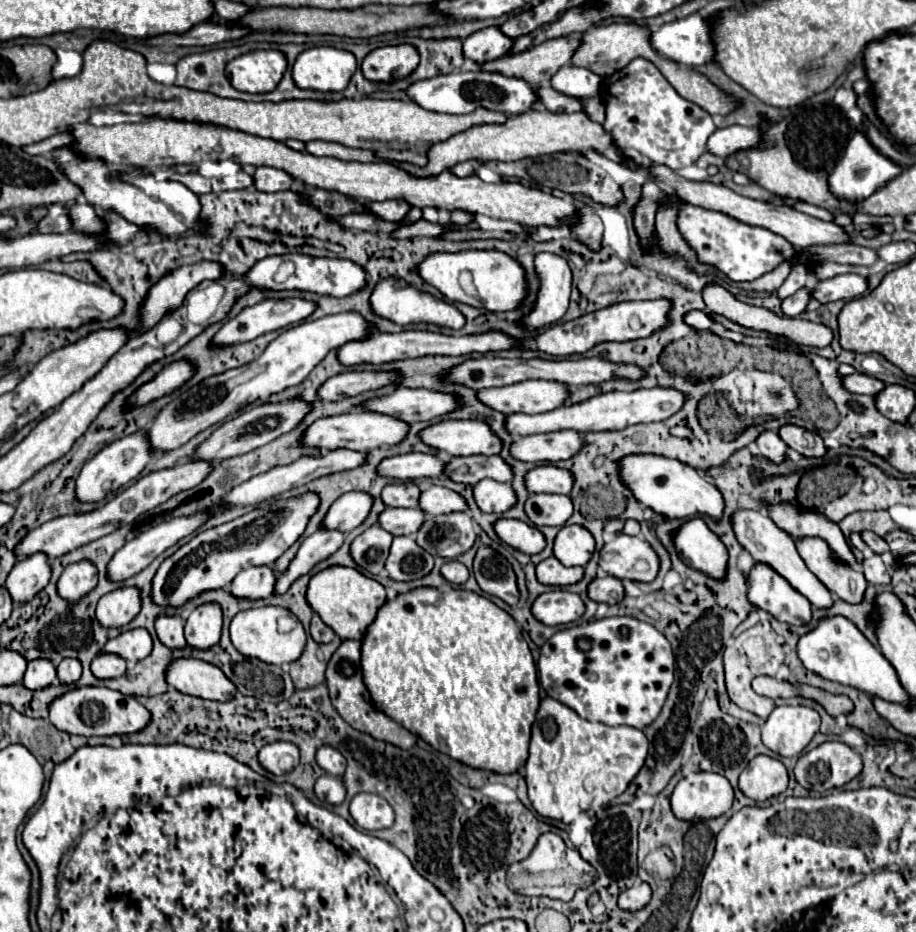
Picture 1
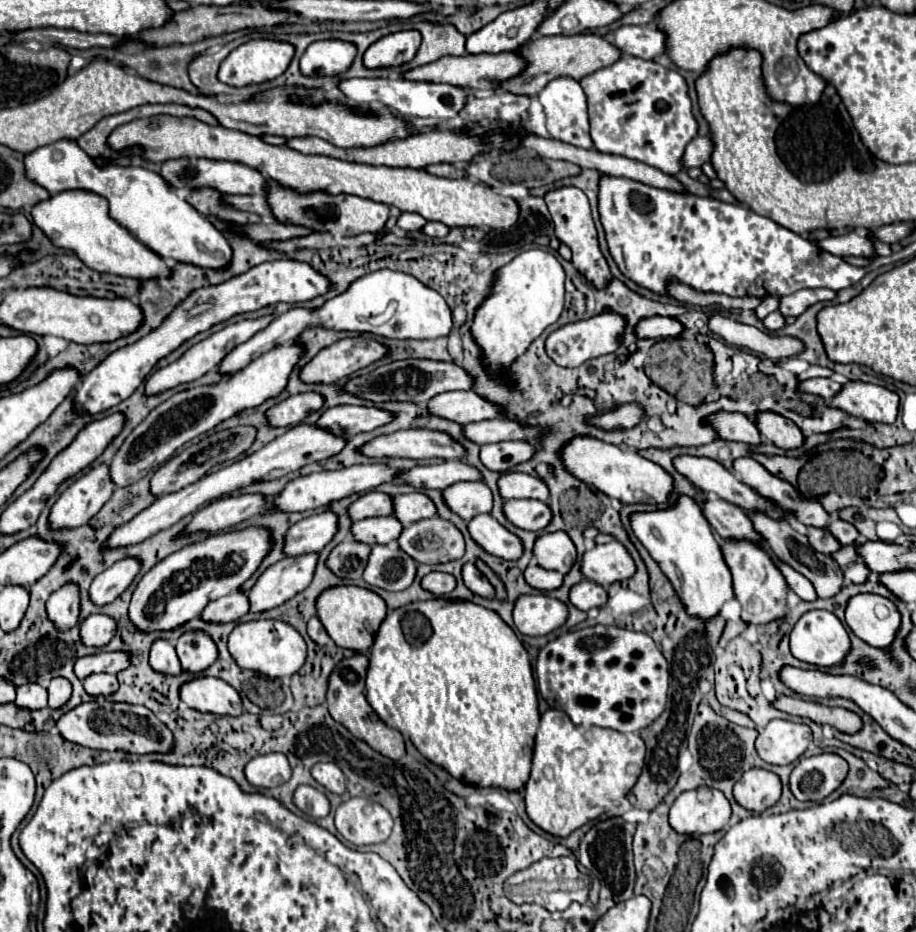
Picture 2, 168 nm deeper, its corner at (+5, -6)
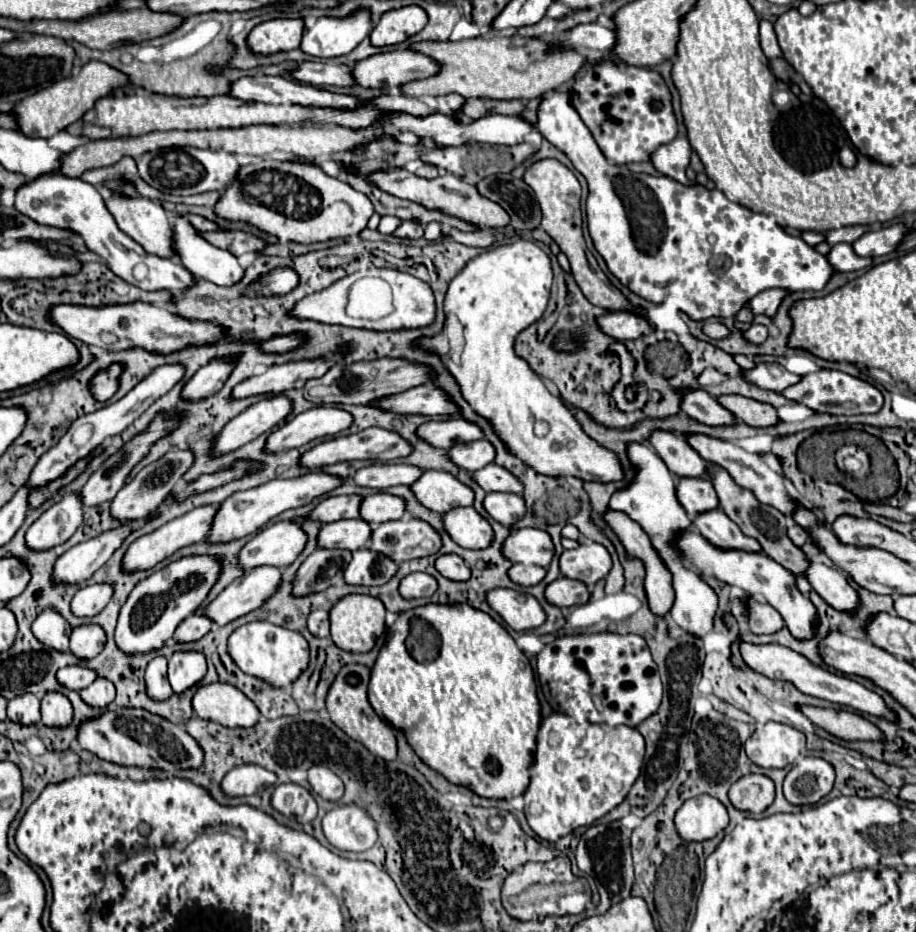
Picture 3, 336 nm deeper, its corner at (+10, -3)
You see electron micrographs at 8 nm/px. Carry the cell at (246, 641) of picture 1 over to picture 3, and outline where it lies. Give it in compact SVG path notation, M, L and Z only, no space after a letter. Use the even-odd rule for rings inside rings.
M254 621L238 627L228 639L228 653L244 673L258 677L270 683L272 687L280 687L280 689L292 685L302 675L302 671L308 667L310 661L308 643L300 633L284 627L276 627L266 621Z

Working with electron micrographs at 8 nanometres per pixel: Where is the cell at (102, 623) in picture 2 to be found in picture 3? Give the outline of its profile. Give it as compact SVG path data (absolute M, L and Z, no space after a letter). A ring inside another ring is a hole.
M80 625L70 635L70 651L78 659L96 657L106 643L106 633L98 625Z

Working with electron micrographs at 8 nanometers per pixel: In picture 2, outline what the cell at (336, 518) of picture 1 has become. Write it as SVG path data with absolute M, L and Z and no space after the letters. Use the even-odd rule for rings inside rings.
M333 510L303 518L287 532L285 552L287 556L299 556L305 552L321 552L337 534L339 516Z

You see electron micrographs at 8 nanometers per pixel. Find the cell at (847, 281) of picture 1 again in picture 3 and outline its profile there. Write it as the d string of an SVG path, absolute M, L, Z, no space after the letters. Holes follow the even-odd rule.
M766 289L766 291L758 293L756 297L752 297L744 307L748 307L754 315L772 317L778 311L778 305L784 295L786 295L786 291L782 291L782 289Z

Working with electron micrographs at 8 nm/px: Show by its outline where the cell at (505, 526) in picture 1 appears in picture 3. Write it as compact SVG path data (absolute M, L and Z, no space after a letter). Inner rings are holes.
M456 507L442 515L444 529L454 543L466 549L482 549L492 539L492 527L474 511L474 507Z

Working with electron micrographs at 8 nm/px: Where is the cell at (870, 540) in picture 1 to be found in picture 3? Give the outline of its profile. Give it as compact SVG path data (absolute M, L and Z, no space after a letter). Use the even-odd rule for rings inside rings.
M692 433L692 435L686 435L686 441L690 443L690 447L706 461L712 461L712 463L718 463L718 467L730 471L730 475L734 475L734 481L736 483L742 483L742 487L750 487L750 491L754 491L754 495L758 495L758 501L760 503L766 503L766 505L772 505L776 507L778 511L782 511L784 515L790 515L790 507L794 507L794 497L790 497L788 489L784 487L784 481L780 479L778 473L774 473L758 455L752 455L752 453L746 453L744 449L736 447L732 441L726 441L726 439L714 439L714 437L708 437L708 435L702 435L702 433Z

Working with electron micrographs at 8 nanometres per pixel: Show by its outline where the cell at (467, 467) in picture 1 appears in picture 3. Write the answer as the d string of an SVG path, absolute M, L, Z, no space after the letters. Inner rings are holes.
M380 463L380 465L370 465L364 469L358 469L352 475L352 481L360 487L370 487L370 489L386 489L392 485L410 485L414 479L418 479L422 471L412 465L400 465L400 463Z

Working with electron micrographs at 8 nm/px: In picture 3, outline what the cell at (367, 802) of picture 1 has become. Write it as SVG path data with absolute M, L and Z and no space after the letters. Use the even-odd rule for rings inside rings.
M342 805L328 811L322 819L322 831L328 843L340 851L360 853L378 839L374 821L358 805Z

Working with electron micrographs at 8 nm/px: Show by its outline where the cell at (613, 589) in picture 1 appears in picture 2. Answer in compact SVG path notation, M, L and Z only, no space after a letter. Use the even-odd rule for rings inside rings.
M581 580L577 586L571 588L569 594L571 604L575 604L579 610L591 610L591 608L603 608L607 604L607 590L591 580Z

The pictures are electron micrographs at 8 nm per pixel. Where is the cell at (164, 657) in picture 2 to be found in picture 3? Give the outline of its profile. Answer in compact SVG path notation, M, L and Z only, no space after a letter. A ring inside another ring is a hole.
M156 657L148 663L146 669L146 693L154 701L166 701L172 697L172 687L166 677L166 659Z

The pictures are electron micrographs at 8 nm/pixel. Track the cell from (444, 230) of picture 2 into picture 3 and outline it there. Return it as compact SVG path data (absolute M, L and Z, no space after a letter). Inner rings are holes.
M402 221L392 235L394 235L394 237L406 237L406 239L420 239L420 237L424 235L424 229L418 227L418 223Z

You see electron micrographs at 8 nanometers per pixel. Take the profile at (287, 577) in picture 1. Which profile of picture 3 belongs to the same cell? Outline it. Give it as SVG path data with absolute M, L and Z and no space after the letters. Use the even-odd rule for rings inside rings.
M254 567L234 579L212 603L206 605L204 615L216 625L228 625L230 621L260 607L280 583L280 569Z

